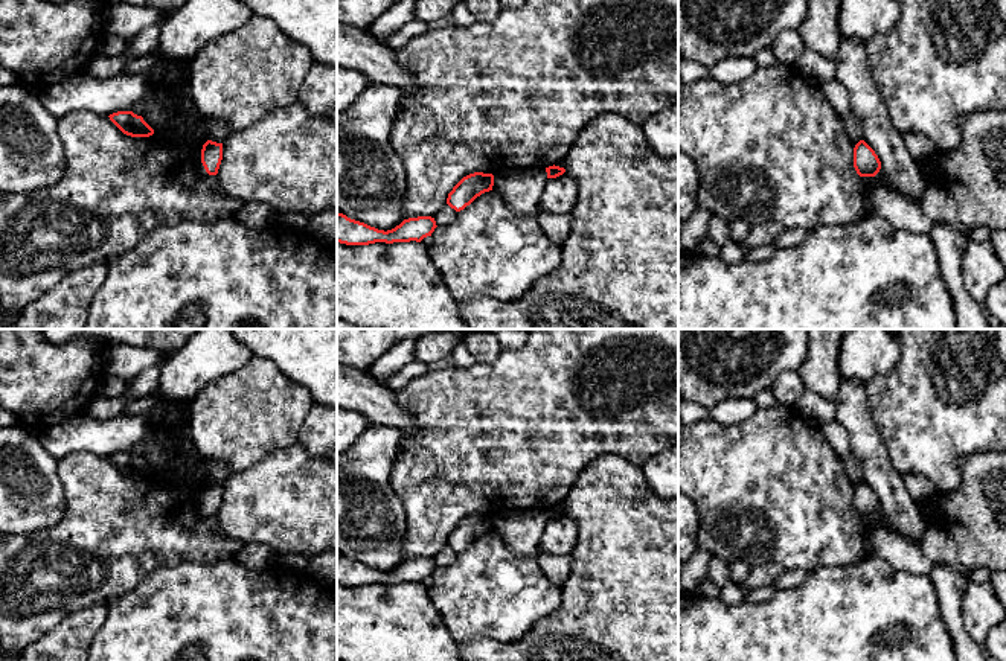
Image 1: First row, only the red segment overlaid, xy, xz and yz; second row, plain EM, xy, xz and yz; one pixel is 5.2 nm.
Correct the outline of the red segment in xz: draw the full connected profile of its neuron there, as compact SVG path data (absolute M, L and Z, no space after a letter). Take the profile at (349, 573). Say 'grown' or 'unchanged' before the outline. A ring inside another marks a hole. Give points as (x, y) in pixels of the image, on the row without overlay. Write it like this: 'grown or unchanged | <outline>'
unchanged | M337 554L337 583L346 586L369 586L375 583L421 583L424 579L431 577L436 570L436 562L431 557L418 557L404 560L392 571L378 571L364 564Z

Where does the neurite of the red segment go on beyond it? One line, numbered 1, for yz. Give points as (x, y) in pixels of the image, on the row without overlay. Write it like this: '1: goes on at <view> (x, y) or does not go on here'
1: does not go on here

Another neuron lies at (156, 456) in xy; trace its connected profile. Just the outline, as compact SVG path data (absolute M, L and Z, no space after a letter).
M149 442L143 448L142 458L152 471L159 472L168 469L174 455L160 442Z

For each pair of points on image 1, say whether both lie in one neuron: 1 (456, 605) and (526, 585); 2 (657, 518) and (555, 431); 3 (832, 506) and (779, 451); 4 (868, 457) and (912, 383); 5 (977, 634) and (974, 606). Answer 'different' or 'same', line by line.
1: same
2: different
3: same
4: different
5: same

